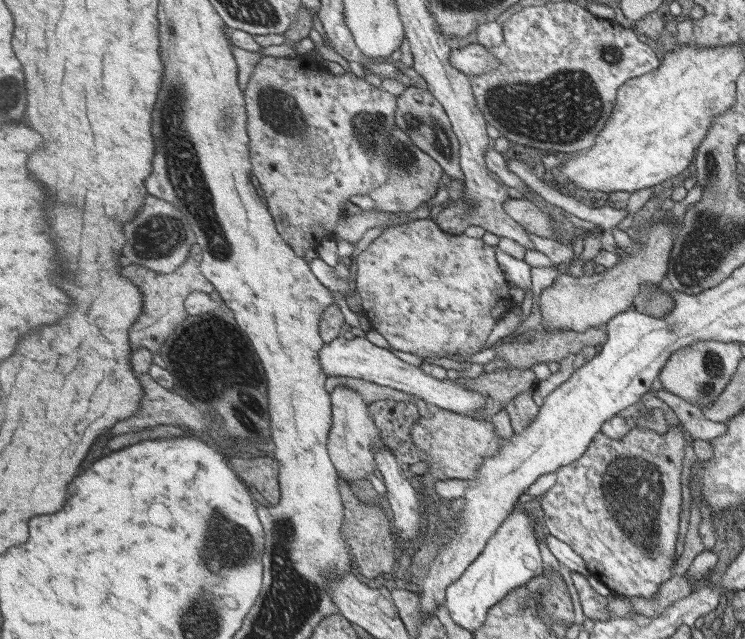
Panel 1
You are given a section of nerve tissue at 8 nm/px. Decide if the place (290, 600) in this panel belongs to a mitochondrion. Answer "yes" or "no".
yes

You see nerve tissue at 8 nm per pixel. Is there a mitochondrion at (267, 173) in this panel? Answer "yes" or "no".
no

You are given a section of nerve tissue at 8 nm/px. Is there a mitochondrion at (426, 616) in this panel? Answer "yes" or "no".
no

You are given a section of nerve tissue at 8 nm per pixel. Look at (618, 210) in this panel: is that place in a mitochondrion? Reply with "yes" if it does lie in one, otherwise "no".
no

